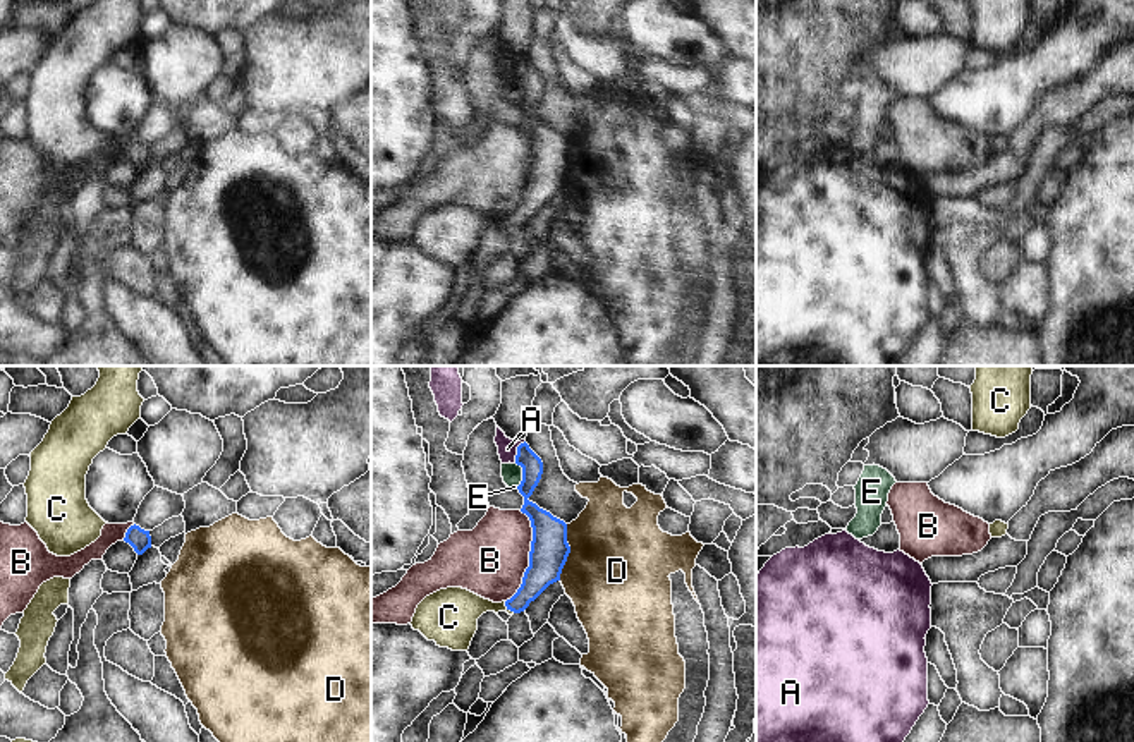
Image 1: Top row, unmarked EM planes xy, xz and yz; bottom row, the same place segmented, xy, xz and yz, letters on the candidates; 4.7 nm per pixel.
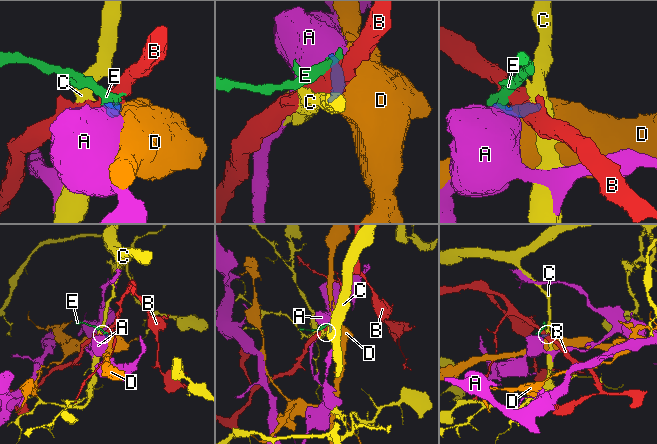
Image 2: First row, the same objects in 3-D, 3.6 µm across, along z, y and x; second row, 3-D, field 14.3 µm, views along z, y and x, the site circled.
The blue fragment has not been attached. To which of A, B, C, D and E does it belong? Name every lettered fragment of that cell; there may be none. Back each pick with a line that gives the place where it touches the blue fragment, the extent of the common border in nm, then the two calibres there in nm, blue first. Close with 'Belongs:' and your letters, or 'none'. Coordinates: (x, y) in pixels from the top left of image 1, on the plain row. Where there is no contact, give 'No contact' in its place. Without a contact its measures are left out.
C: Touches blue at xz (509, 224). Shared border 80 nm. Thickness 150 nm (blue) against 220 nm
Belongs: C

